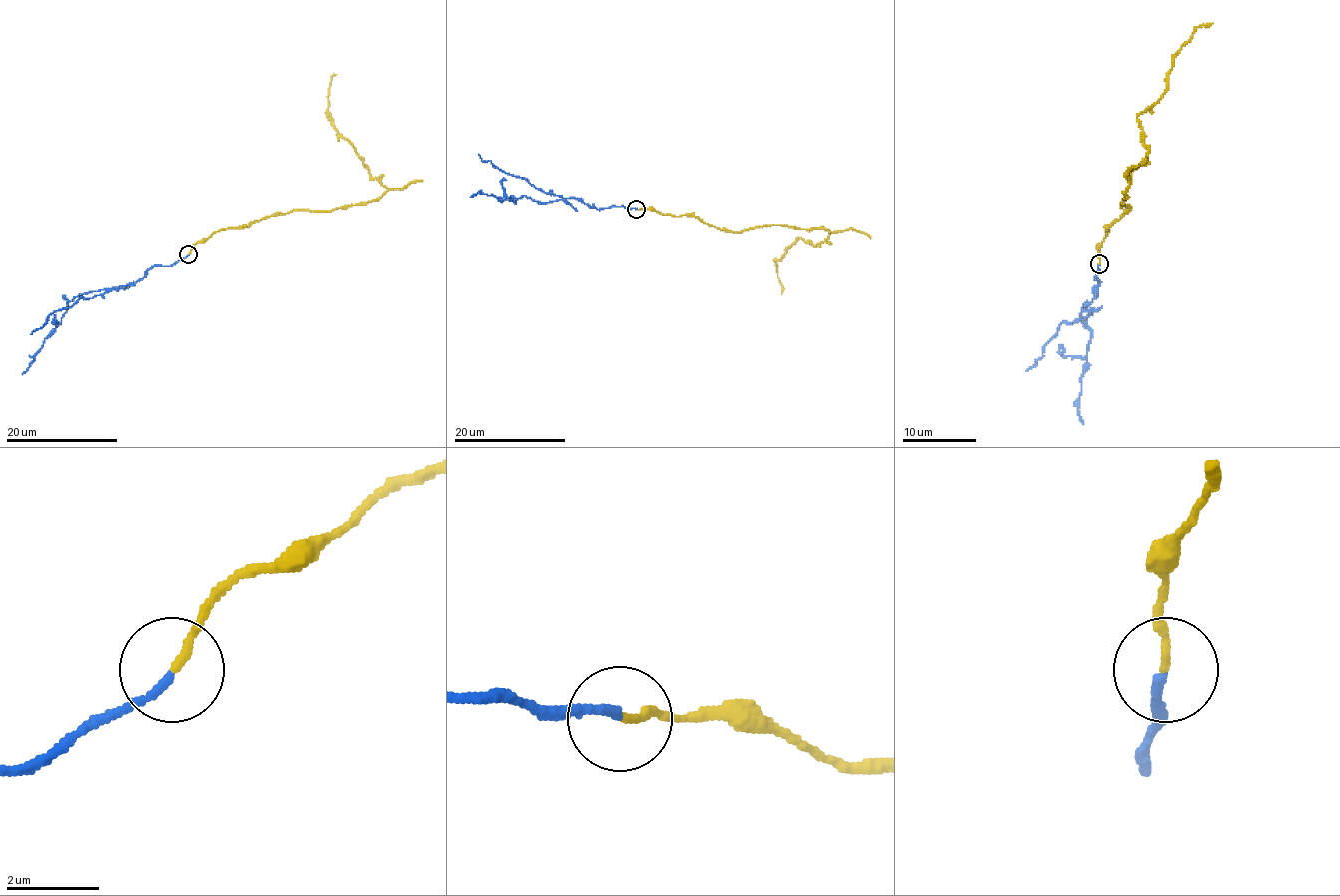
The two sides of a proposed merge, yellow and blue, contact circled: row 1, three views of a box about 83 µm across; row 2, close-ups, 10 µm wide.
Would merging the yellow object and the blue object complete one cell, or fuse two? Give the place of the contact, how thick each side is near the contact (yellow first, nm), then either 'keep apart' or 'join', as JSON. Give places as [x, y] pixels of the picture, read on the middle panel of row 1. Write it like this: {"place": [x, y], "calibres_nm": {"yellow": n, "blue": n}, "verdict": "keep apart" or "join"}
{"place": [636, 209], "calibres_nm": {"yellow": 160, "blue": 180}, "verdict": "keep apart"}

